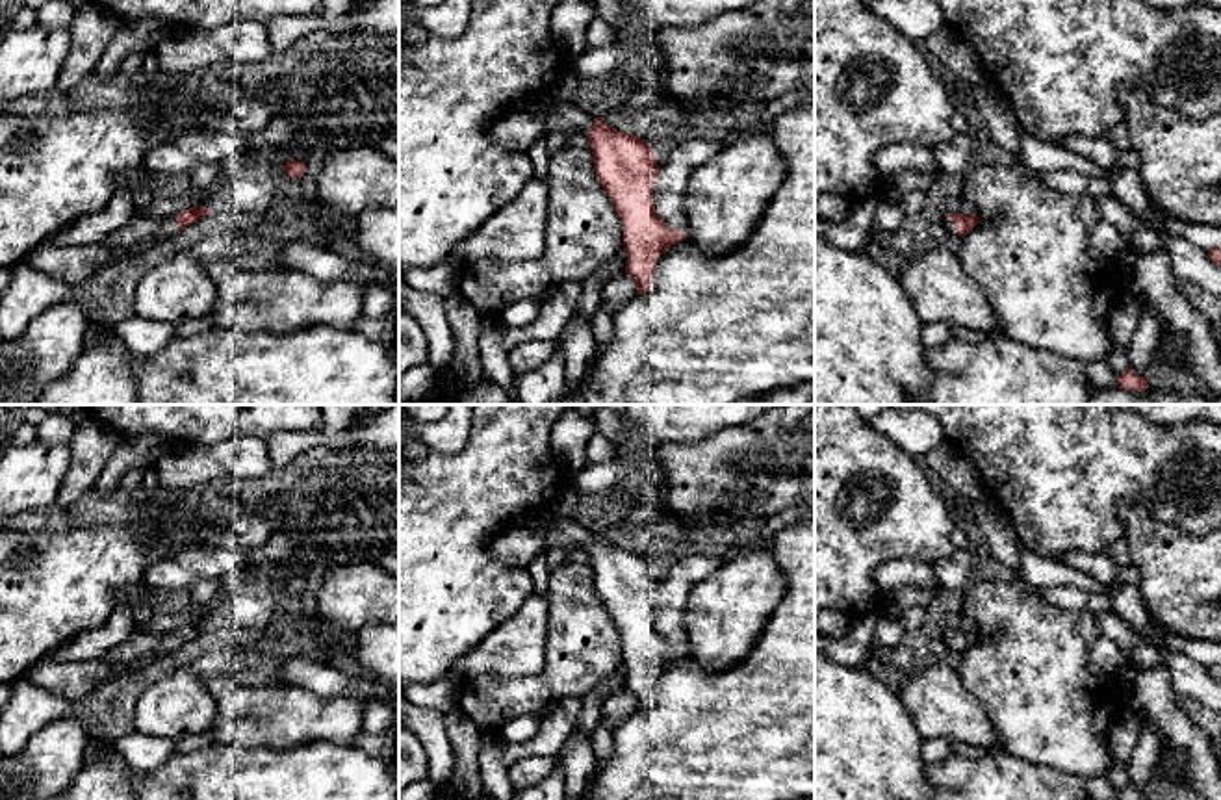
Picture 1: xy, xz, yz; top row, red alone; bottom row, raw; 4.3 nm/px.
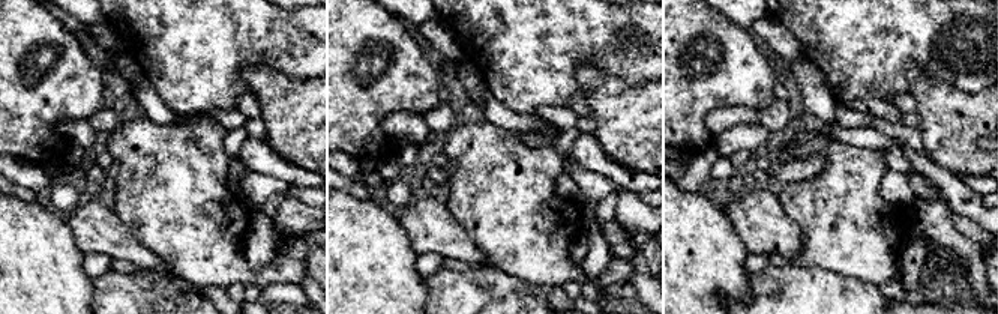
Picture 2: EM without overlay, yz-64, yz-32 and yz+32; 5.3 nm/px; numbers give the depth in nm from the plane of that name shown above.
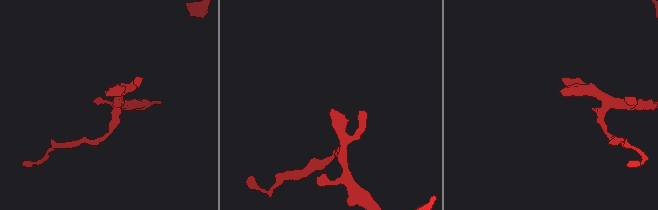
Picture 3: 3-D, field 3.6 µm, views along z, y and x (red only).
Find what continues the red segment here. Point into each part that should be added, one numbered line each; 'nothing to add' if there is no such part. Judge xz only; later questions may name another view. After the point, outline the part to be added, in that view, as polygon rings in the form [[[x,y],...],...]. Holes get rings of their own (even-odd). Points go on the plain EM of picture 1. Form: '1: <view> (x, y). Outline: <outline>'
1: xz (557, 533). Outline: [[[553,510],[534,514],[518,522],[520,529],[531,529],[544,536],[546,549],[549,548],[583,548],[588,549],[594,542],[594,531],[581,525],[577,520],[559,520]]]

